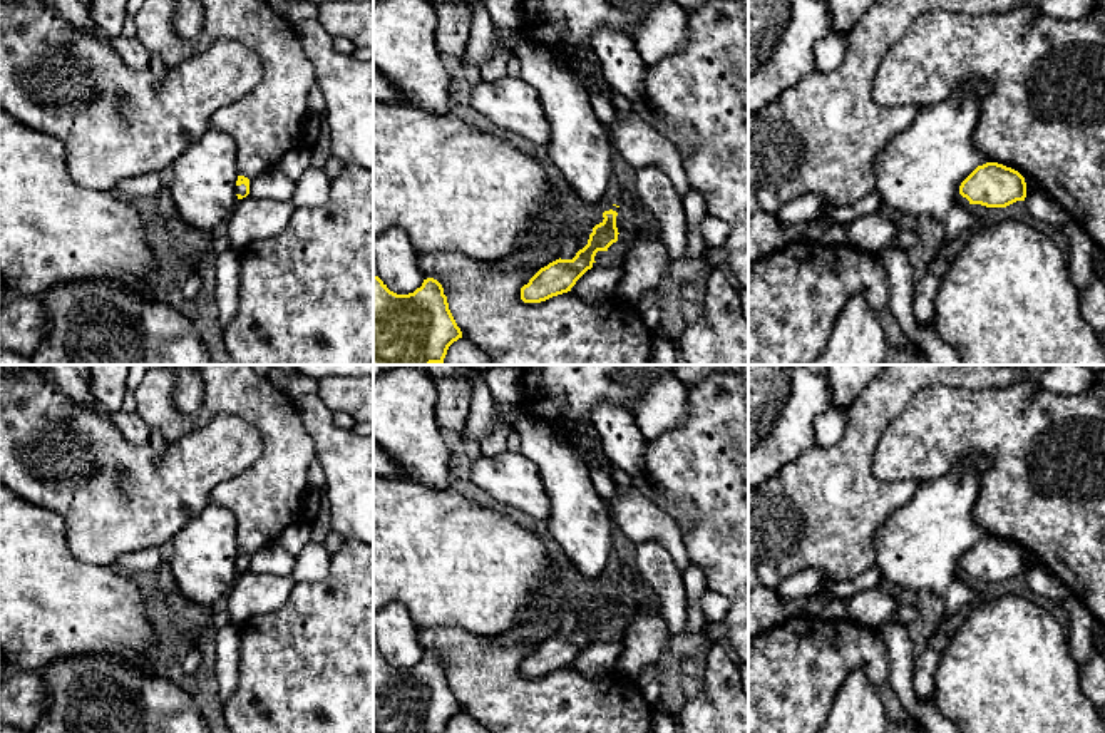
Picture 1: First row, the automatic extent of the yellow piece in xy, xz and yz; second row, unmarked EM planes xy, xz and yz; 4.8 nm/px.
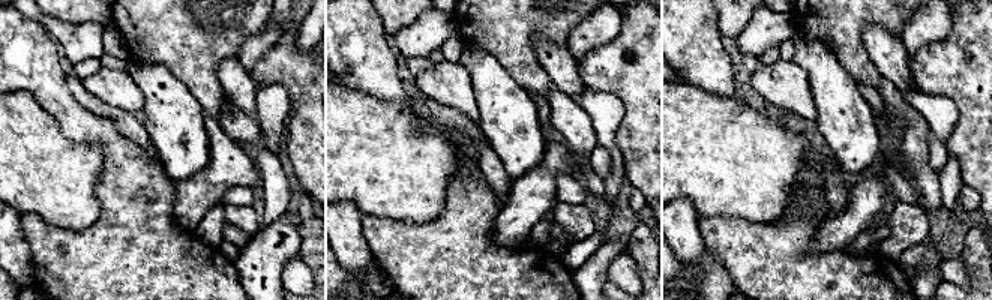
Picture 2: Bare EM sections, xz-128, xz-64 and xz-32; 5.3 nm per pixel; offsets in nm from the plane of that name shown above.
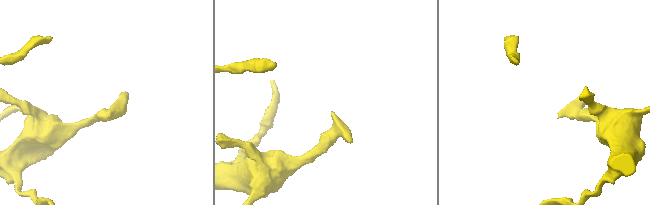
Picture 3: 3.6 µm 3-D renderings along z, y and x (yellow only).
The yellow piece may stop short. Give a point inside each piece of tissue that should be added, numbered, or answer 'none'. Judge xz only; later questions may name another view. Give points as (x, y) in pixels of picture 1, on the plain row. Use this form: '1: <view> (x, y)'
none

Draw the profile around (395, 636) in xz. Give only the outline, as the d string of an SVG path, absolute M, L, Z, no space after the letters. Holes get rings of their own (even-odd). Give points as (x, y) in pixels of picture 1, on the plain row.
M392 602L373 613L373 651L397 669L414 668L424 658L419 629L407 607Z

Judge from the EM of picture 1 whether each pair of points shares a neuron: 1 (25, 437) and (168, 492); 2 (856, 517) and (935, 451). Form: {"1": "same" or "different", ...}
{"1": "same", "2": "different"}

